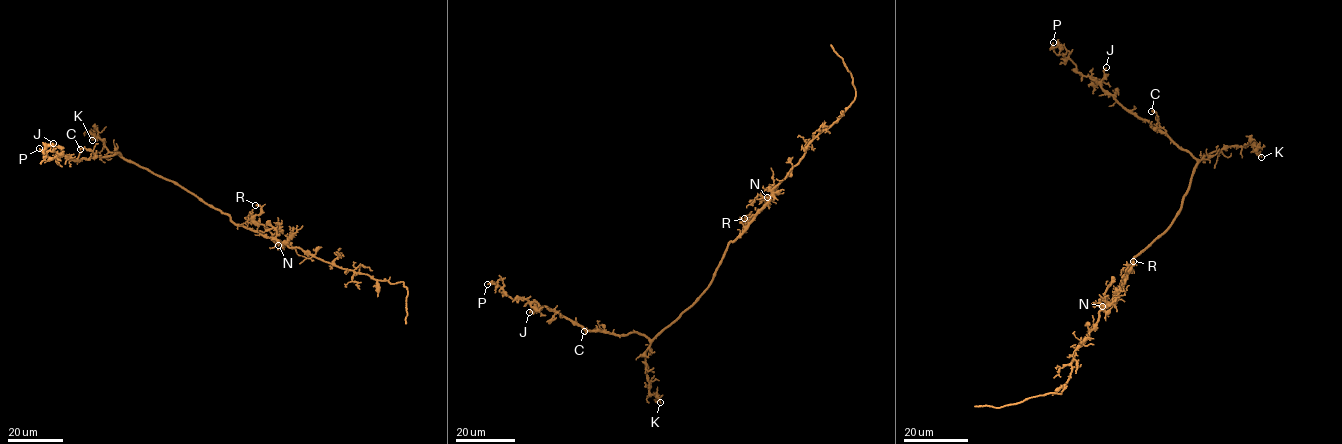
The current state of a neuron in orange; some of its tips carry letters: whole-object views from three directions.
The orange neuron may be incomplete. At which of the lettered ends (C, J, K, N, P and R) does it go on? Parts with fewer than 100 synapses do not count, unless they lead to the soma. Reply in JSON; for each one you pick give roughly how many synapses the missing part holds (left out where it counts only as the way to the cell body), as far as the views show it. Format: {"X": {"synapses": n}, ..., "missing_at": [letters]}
{"missing_at": []}

